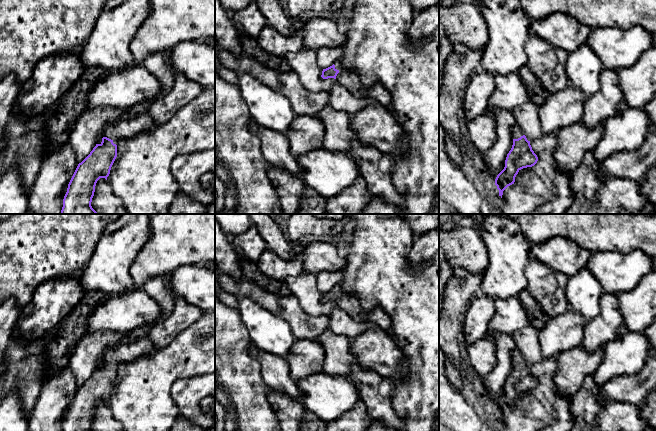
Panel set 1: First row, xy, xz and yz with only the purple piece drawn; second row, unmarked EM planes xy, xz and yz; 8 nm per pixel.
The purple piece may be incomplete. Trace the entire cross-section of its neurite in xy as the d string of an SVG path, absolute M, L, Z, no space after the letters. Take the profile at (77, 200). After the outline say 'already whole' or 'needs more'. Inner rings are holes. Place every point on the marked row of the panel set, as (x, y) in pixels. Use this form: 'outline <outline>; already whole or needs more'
outline M149 112L107 125L102 131L102 142L96 144L90 154L78 164L68 184L61 214L97 214L91 206L95 186L100 178L107 180L117 157L118 142L155 126Z; needs more

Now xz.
outline M340 60L335 61L332 66L323 69L321 77L323 79L334 78L355 97L370 97L387 109L392 105L391 95L381 84L375 83L372 88L366 88L358 74L352 70L345 69Z; needs more

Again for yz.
outline M515 124L512 128L513 145L505 160L504 169L497 175L495 185L502 198L503 191L514 184L518 172L527 167L534 166L538 157L532 150L530 141L527 140L523 130Z; needs more

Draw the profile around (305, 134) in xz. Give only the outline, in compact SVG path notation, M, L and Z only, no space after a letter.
M297 116L285 133L293 157L323 149L325 127L317 117Z

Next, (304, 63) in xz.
M305 48L297 53L283 56L291 66L292 70L299 76L304 87L312 93L330 91L337 82L334 78L323 79L322 69L317 63L317 51Z

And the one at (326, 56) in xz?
M343 46L320 47L317 50L317 63L321 69L326 69L339 61L343 55Z

